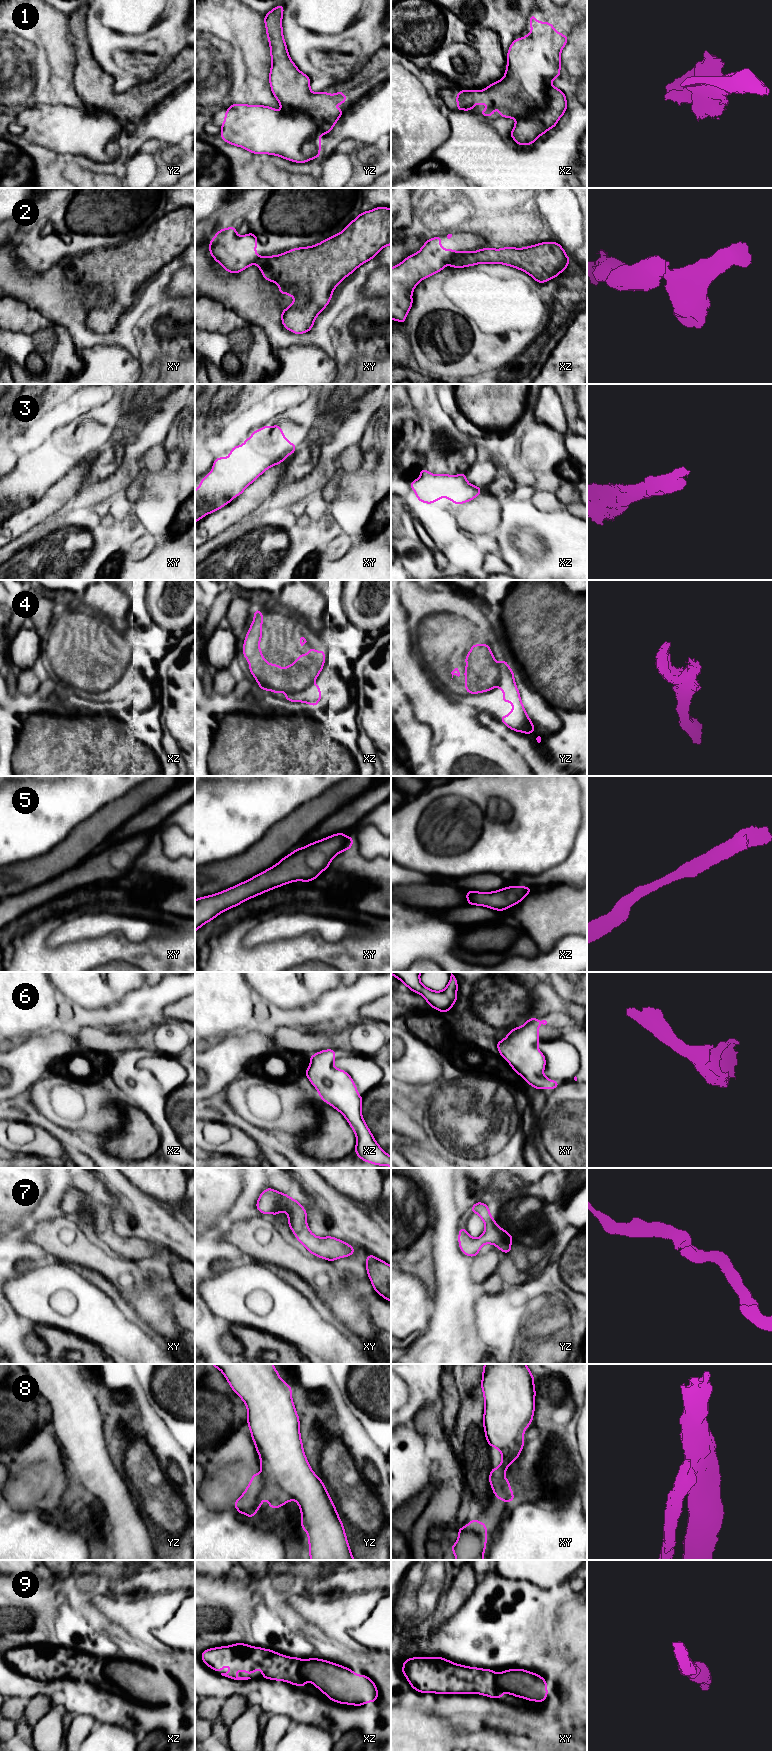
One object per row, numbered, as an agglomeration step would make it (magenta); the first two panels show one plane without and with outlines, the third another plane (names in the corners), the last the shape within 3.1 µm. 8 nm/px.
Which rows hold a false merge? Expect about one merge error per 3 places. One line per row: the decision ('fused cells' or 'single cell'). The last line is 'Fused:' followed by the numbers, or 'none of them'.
1: fused cells
2: fused cells
3: single cell
4: single cell
5: single cell
6: single cell
7: single cell
8: fused cells
9: single cell
Fused: 1, 2, 8

